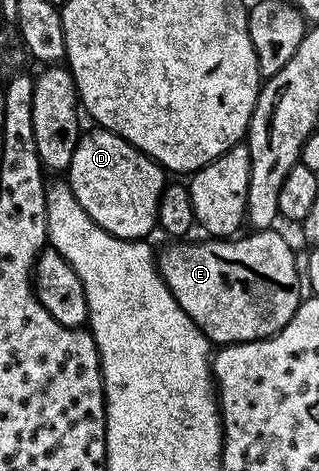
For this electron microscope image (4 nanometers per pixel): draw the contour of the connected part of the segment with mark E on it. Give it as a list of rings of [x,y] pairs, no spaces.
[[[277,229],[256,230],[247,233],[247,238],[243,236],[235,237],[233,240],[206,240],[210,242],[190,242],[191,240],[178,240],[170,246],[166,251],[157,255],[158,271],[162,274],[164,284],[168,284],[168,288],[172,292],[172,296],[176,296],[176,304],[180,304],[180,308],[184,308],[184,312],[188,312],[188,316],[192,316],[192,320],[200,329],[206,333],[206,337],[211,343],[217,344],[219,347],[231,346],[237,342],[255,342],[261,338],[270,338],[276,332],[280,332],[280,328],[284,328],[284,324],[288,324],[288,320],[292,320],[292,316],[296,312],[299,302],[303,301],[300,296],[300,276],[296,272],[296,253],[295,247],[290,247],[290,242],[282,234],[277,234]]]

